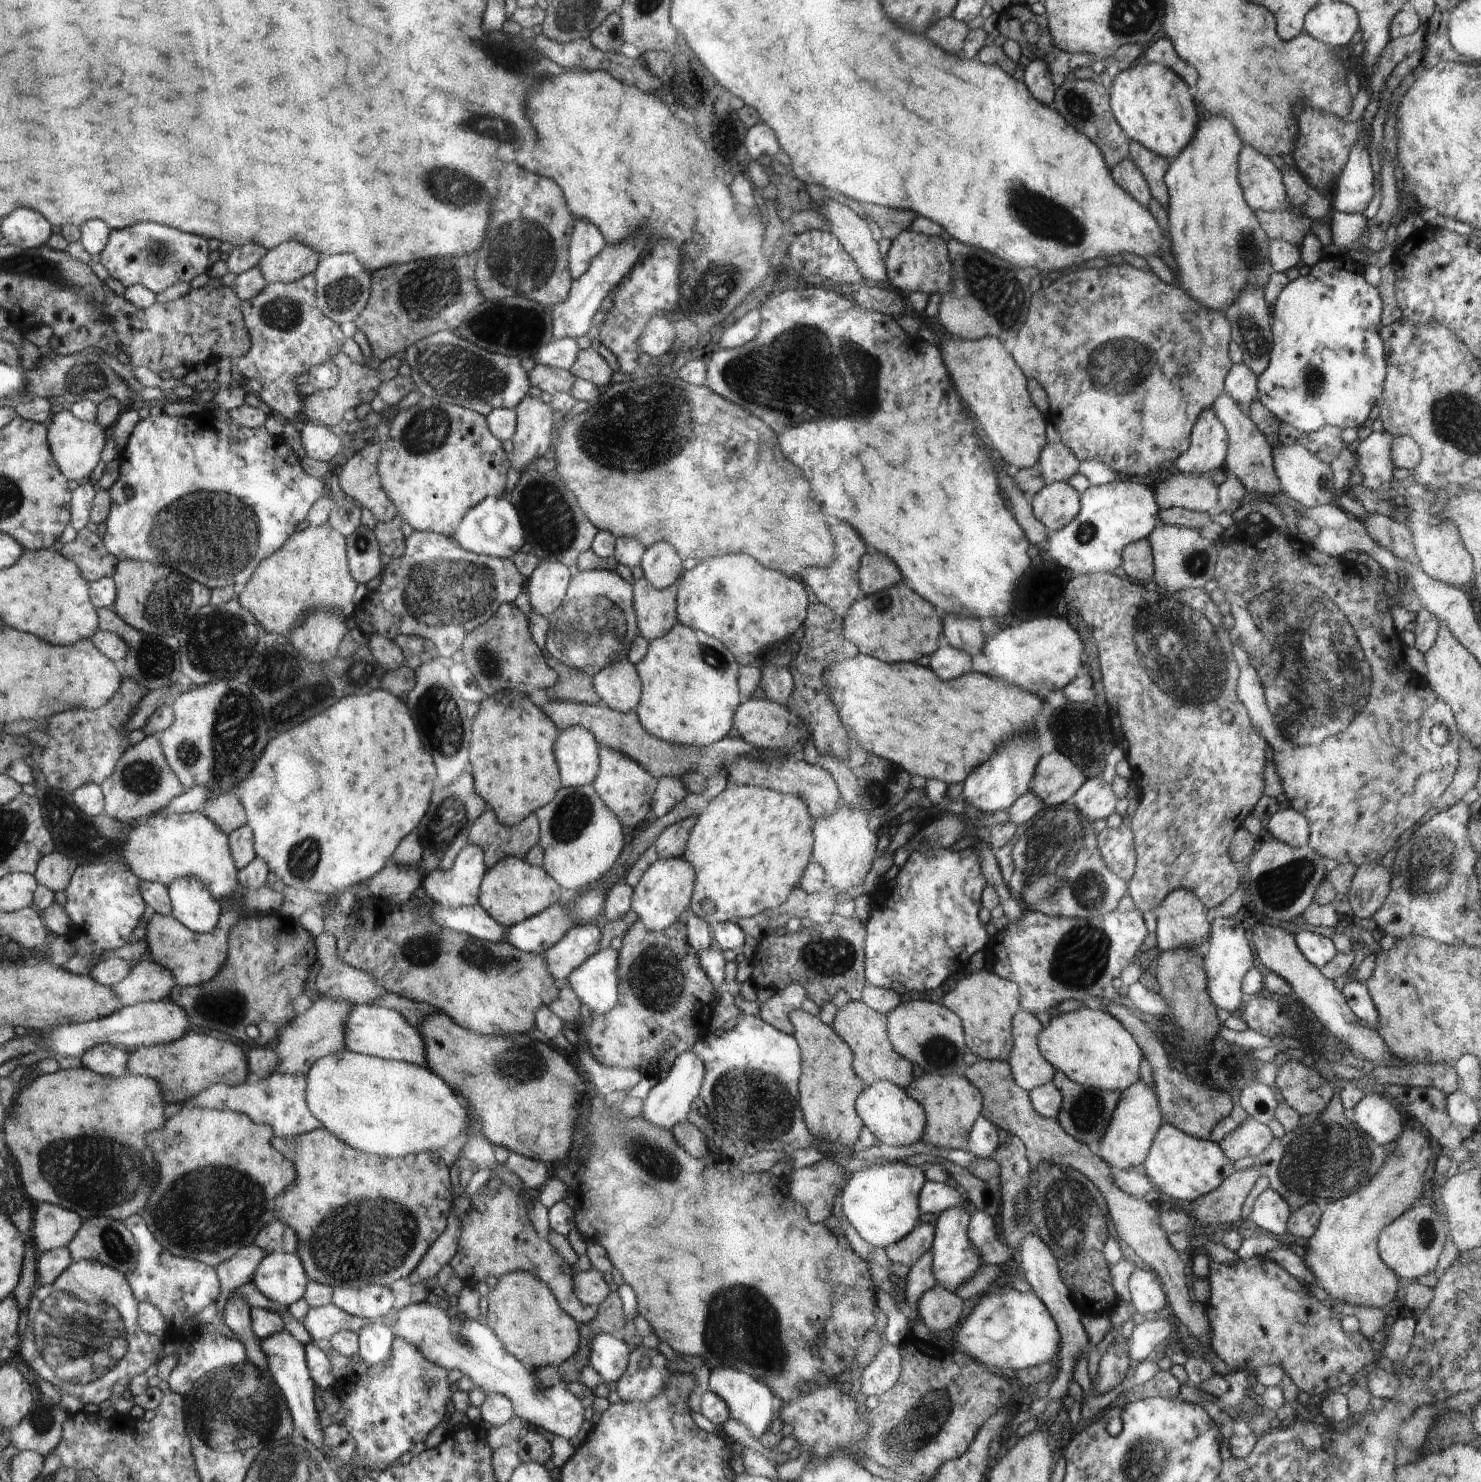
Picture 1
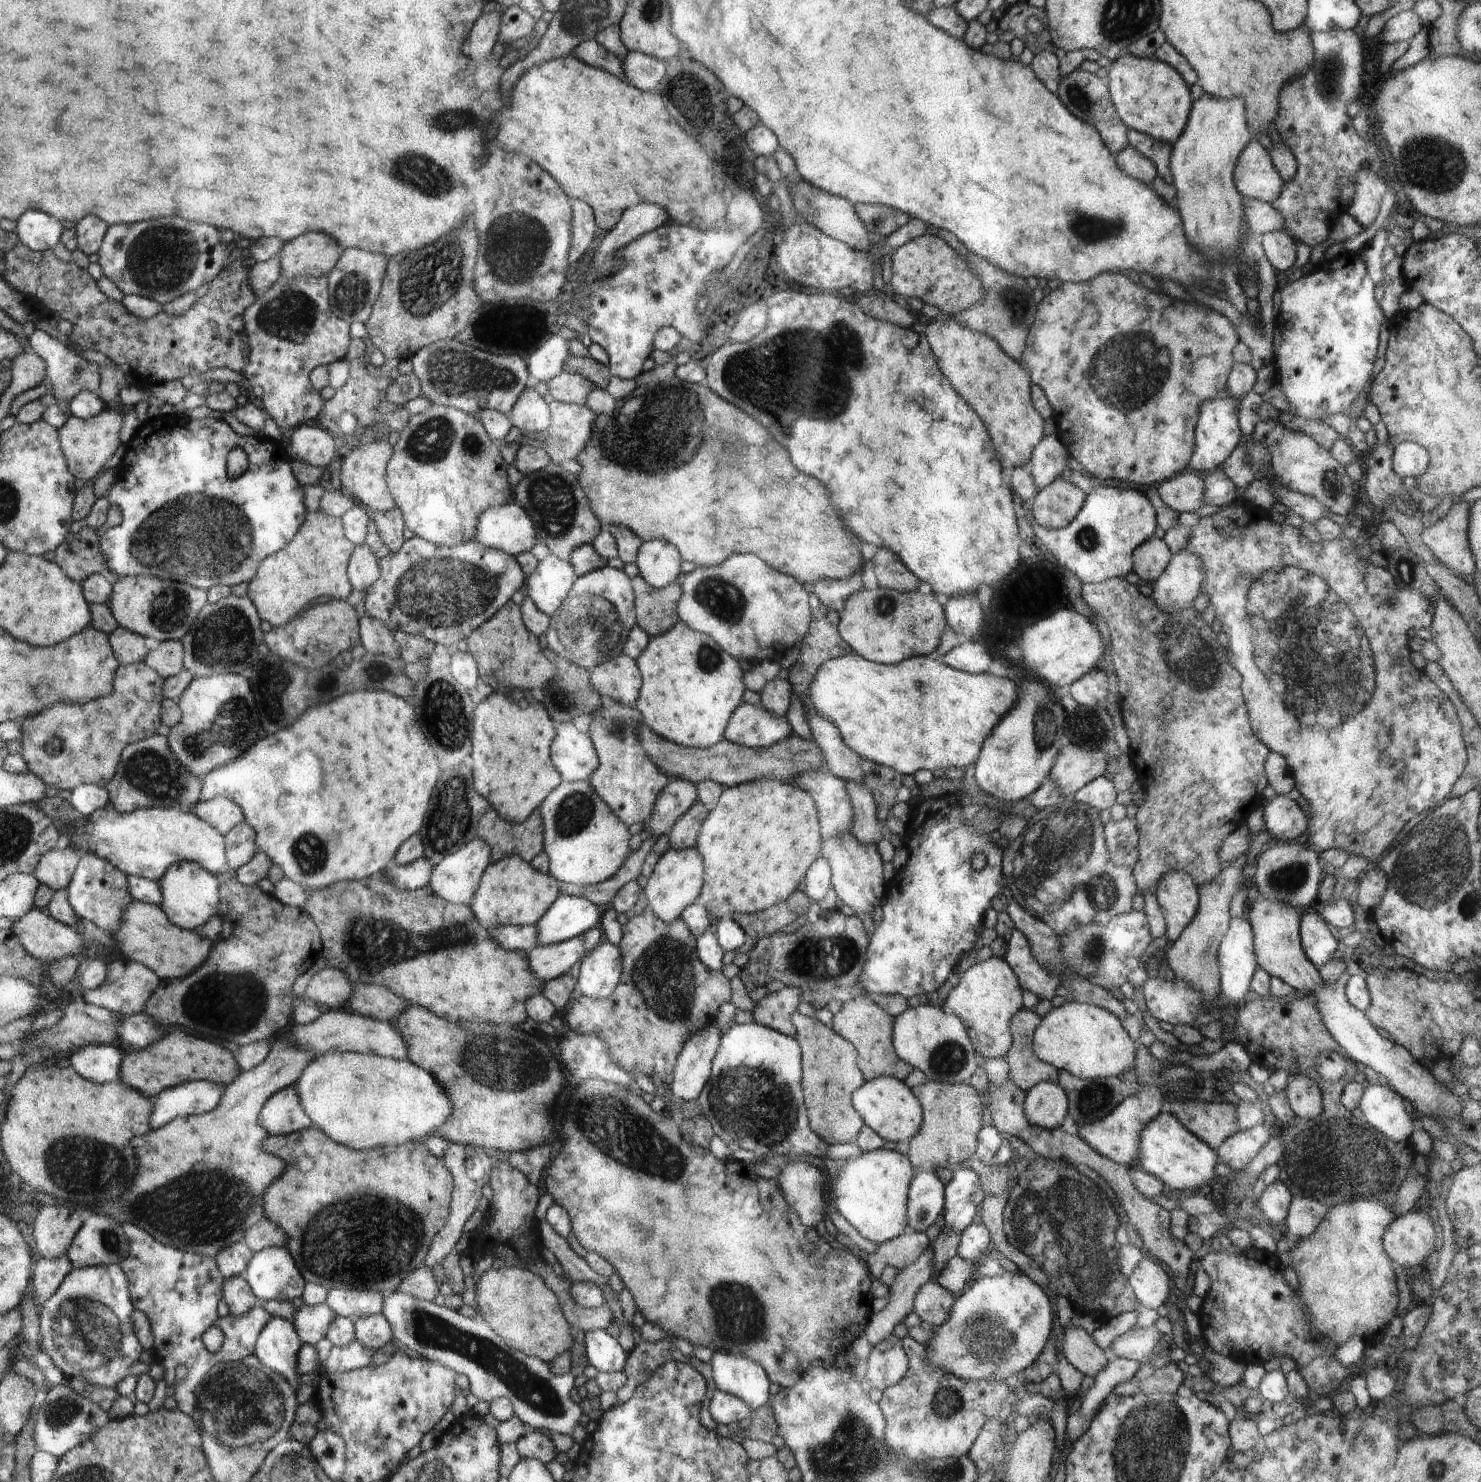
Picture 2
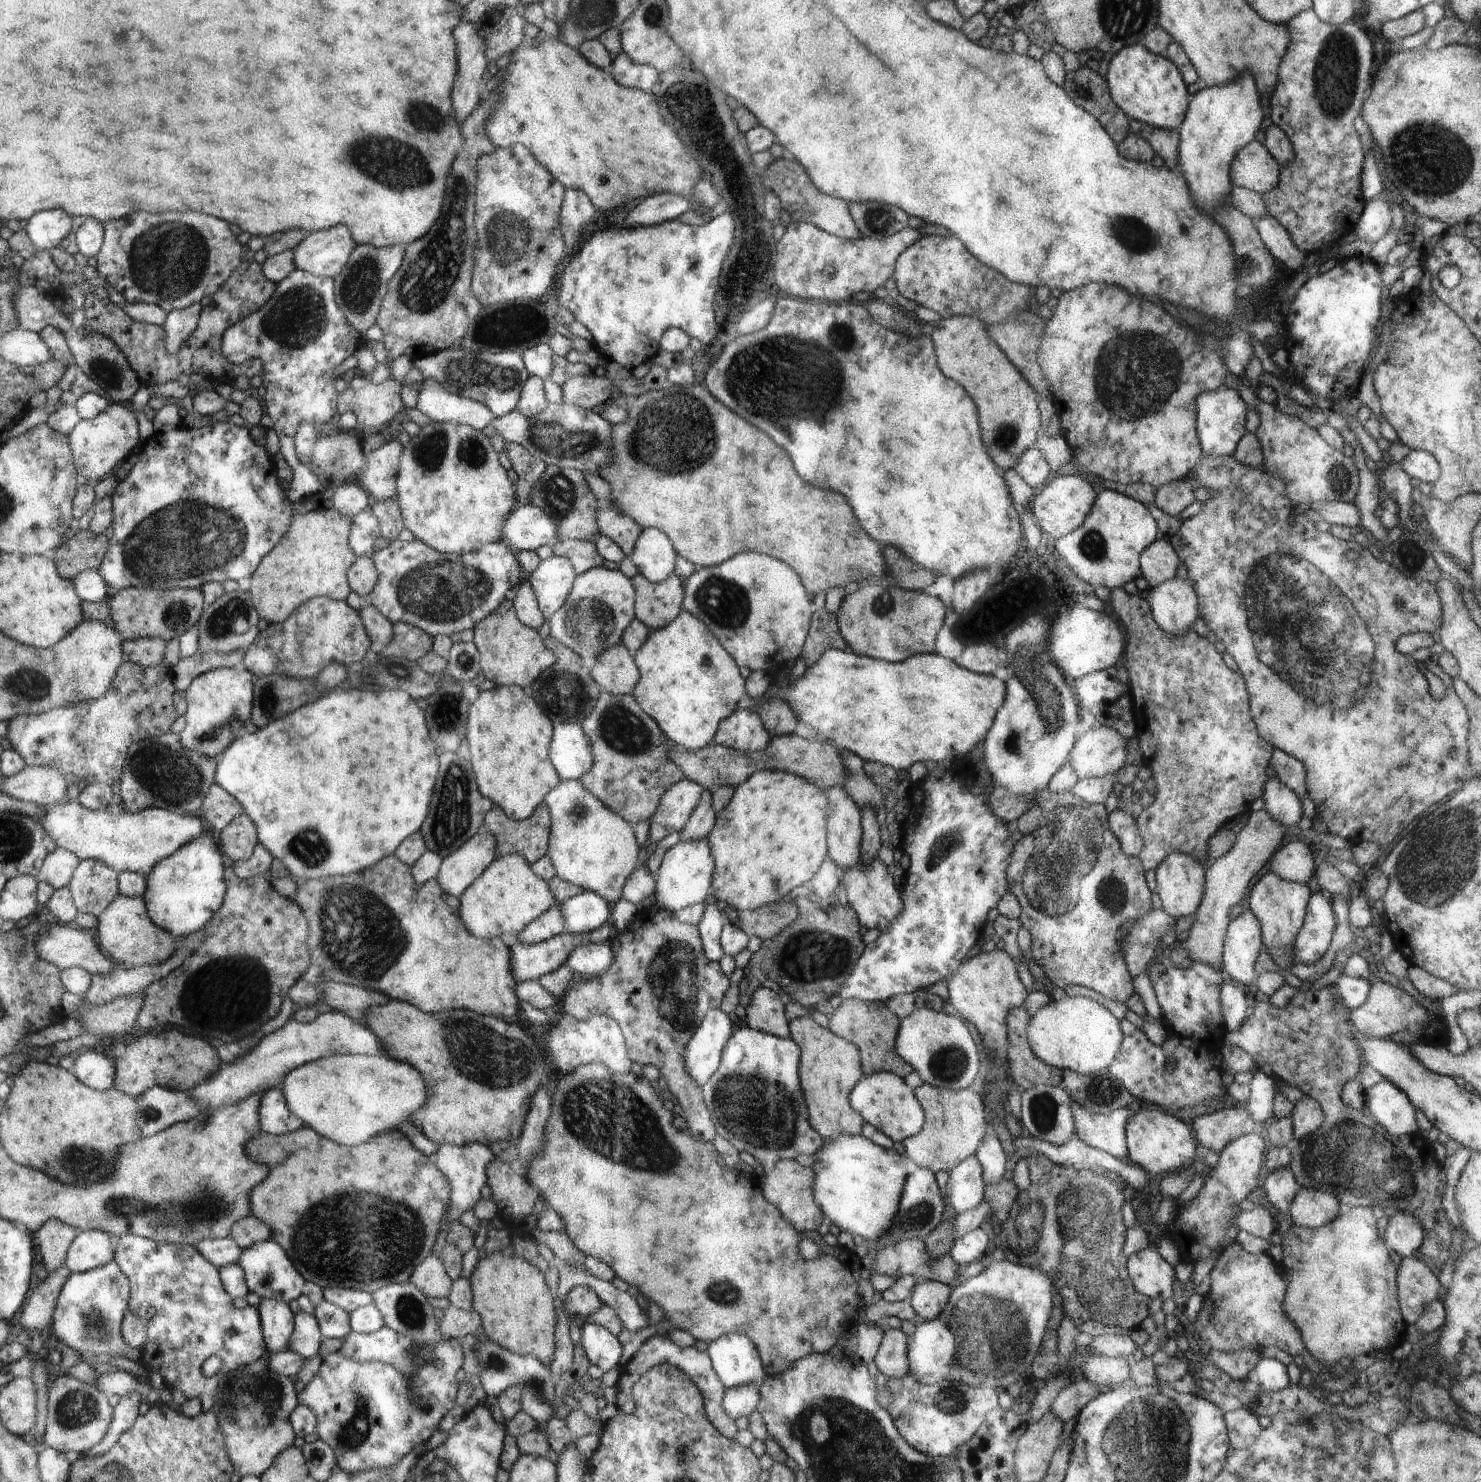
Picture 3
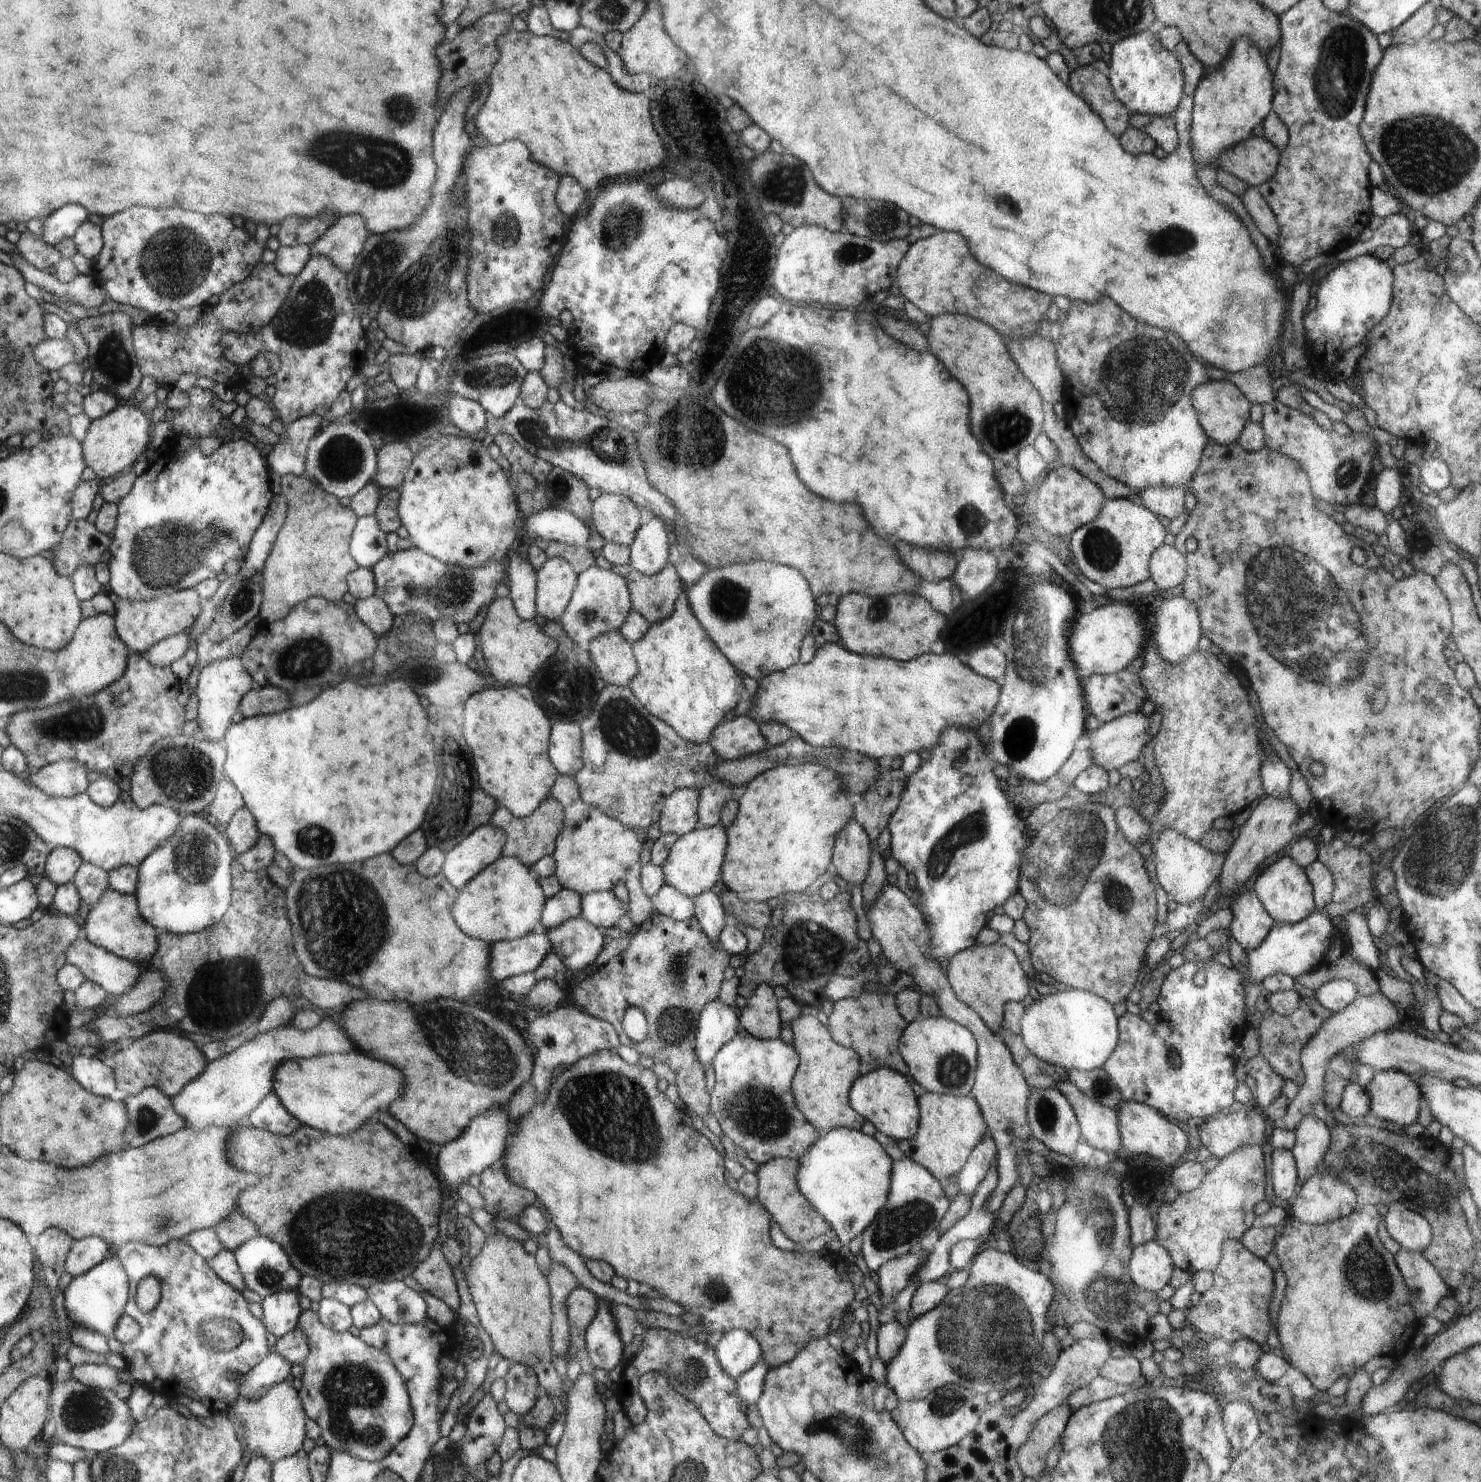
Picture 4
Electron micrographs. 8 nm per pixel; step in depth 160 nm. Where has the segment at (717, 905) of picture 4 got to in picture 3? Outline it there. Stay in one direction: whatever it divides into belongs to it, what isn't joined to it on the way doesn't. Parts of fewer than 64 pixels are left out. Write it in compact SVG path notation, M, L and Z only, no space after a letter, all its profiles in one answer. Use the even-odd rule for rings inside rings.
M715 901L704 902L705 909L698 924L699 934L704 943L703 951L711 961L719 961L724 954L720 935L723 929L723 916Z

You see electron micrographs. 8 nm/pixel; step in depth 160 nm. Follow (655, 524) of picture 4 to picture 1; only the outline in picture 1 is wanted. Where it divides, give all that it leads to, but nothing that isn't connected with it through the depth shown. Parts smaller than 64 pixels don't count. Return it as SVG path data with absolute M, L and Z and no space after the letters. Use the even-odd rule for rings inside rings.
M668 542L654 544L643 556L642 572L656 589L666 589L675 585L684 572L682 560Z

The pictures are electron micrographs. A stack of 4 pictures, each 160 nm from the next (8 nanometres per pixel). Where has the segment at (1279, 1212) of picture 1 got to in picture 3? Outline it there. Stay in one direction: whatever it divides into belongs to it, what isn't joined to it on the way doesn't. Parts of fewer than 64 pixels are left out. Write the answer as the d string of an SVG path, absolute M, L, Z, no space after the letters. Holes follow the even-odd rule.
M1288 1167L1277 1168L1270 1171L1262 1181L1266 1200L1281 1211L1288 1210L1299 1189L1293 1172Z

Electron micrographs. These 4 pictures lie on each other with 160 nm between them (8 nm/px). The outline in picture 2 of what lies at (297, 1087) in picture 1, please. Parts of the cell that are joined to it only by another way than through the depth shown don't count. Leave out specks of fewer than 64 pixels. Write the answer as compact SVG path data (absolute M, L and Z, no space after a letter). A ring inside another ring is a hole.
M188 1081L177 1084L156 1098L156 1116L152 1116L152 1124L156 1124L156 1128L162 1128L176 1116L214 1111L221 1100L222 1086L216 1083ZM295 1086L283 1088L267 1100L259 1116L259 1123L272 1134L290 1134L312 1126L310 1118L304 1114Z

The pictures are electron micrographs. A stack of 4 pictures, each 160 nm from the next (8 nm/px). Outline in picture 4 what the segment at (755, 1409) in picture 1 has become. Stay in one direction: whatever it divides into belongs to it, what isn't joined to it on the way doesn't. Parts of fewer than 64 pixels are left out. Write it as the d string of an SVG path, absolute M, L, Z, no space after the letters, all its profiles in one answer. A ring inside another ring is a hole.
M747 1330L728 1331L715 1346L716 1358L724 1372L736 1380L759 1362L763 1356L760 1345Z

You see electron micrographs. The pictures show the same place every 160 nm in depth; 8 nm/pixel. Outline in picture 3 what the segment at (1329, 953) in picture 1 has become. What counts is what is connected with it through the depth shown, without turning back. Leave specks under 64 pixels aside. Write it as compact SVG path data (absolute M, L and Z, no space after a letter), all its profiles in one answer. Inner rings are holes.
M1315 886L1307 904L1301 929L1293 942L1294 964L1314 964L1326 954L1335 931L1332 898Z

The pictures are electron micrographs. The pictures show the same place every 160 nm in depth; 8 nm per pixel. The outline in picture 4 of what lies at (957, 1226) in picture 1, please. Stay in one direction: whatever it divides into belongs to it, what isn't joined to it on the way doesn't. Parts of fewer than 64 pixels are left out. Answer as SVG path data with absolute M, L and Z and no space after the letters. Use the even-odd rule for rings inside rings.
M987 1132L983 1143L978 1144L971 1152L966 1166L959 1172L959 1192L967 1195L974 1195L983 1182L984 1177L989 1173L991 1166L997 1162L997 1146L995 1140Z

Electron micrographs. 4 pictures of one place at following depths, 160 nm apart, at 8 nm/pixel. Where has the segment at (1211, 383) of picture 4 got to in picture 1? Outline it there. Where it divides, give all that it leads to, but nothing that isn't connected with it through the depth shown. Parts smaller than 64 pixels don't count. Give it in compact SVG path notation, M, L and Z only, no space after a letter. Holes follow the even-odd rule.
M1212 408L1200 412L1191 431L1190 446L1172 464L1188 475L1213 474L1225 465L1228 434Z

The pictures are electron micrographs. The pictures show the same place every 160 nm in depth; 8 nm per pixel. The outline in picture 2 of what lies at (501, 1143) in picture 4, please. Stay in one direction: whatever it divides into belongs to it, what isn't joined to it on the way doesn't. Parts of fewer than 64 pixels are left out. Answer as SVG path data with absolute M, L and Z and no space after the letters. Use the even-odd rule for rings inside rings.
M447 1141L447 1147L442 1159L444 1159L444 1164L454 1177L455 1188L452 1191L451 1214L447 1216L446 1226L435 1236L431 1251L428 1252L423 1266L423 1268L432 1270L435 1264L441 1263L446 1258L446 1255L454 1252L454 1246L460 1240L466 1222L474 1214L476 1206L478 1206L478 1202L483 1196L482 1187L489 1180L492 1180L490 1178L493 1177L494 1172L498 1169L497 1164L489 1156L487 1150L474 1145L463 1145Z

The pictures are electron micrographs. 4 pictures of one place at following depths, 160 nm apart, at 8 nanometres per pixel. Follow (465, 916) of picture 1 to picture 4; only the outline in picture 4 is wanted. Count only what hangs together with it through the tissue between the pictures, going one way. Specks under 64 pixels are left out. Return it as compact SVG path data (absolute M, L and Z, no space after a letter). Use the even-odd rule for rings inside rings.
M564 889L547 898L543 908L540 930L548 930L565 920L581 916L581 894L572 889Z

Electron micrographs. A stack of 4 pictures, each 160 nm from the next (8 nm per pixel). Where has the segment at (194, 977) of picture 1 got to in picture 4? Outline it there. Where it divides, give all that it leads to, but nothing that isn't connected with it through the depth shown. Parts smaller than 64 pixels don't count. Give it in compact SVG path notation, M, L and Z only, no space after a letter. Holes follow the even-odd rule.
M108 888L98 902L98 906L89 910L87 919L82 923L83 935L100 948L115 953L126 960L152 962L159 948L157 930L139 911L138 897L135 894L125 895Z

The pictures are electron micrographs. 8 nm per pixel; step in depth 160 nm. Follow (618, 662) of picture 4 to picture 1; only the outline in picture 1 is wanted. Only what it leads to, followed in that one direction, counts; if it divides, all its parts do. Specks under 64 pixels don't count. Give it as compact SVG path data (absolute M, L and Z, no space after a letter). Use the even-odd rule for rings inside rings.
M628 659L600 671L594 686L604 703L618 712L634 711L642 699L642 678Z

